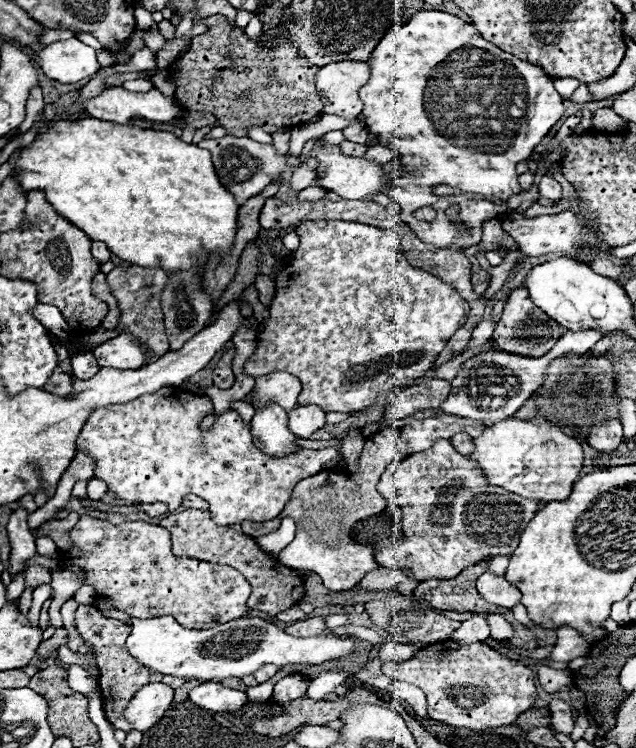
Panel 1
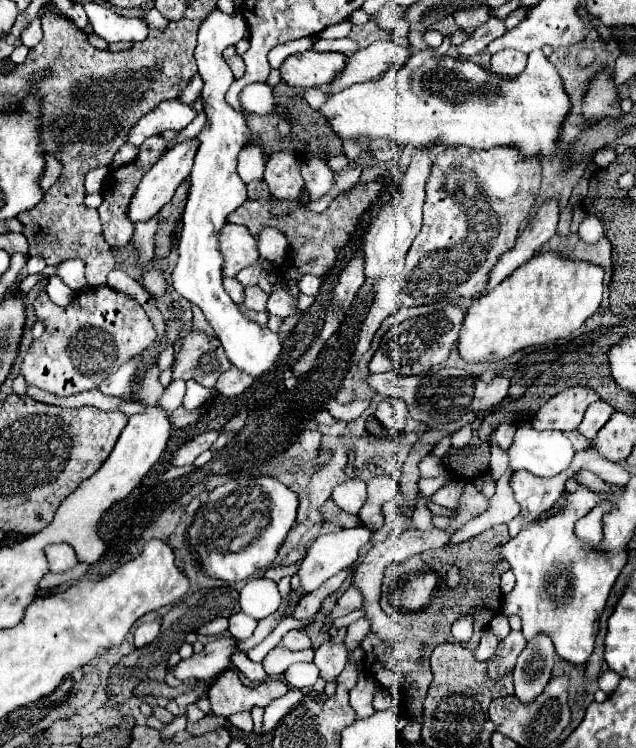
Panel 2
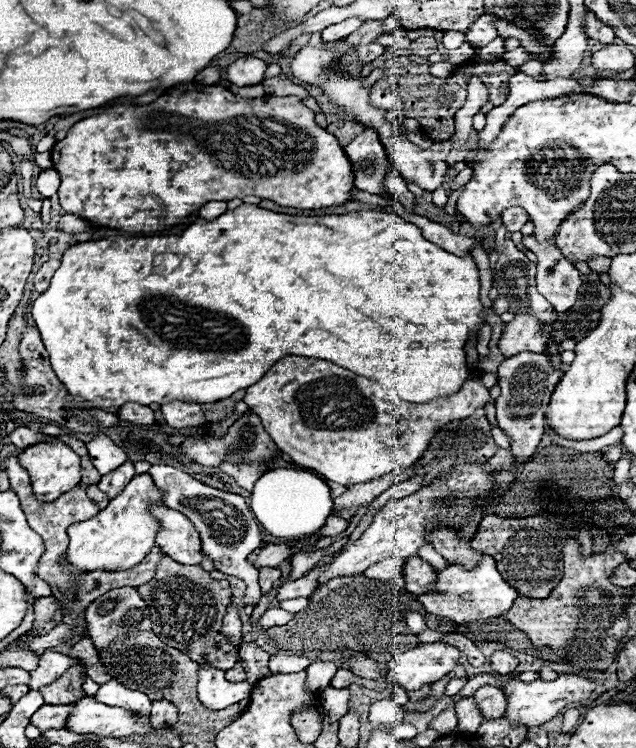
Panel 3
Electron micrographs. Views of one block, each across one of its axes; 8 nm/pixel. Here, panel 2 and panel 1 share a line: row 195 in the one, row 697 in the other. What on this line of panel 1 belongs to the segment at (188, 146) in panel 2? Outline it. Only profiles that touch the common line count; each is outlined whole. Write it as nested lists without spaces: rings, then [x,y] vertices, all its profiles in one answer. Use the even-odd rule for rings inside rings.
[[[162,682],[146,684],[136,692],[136,696],[126,708],[128,722],[132,722],[134,730],[144,732],[164,716],[172,700],[174,700],[174,690],[168,684],[162,684]]]

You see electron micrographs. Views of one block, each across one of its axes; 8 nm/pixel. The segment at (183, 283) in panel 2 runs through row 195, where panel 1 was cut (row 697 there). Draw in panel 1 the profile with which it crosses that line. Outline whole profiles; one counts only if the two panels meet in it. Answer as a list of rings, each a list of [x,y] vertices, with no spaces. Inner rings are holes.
[[[204,682],[196,686],[189,692],[189,699],[194,704],[206,710],[214,710],[214,712],[224,712],[224,710],[234,712],[248,702],[246,692],[226,688],[218,682]]]

